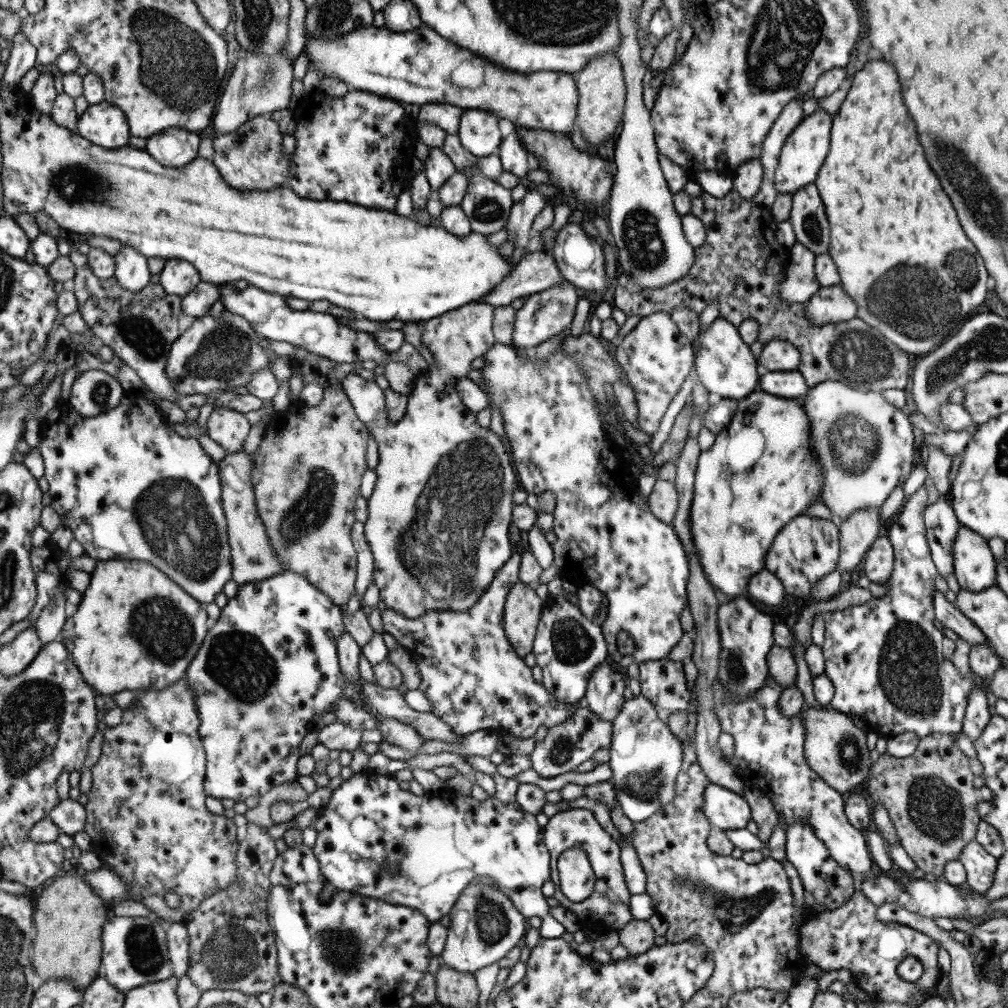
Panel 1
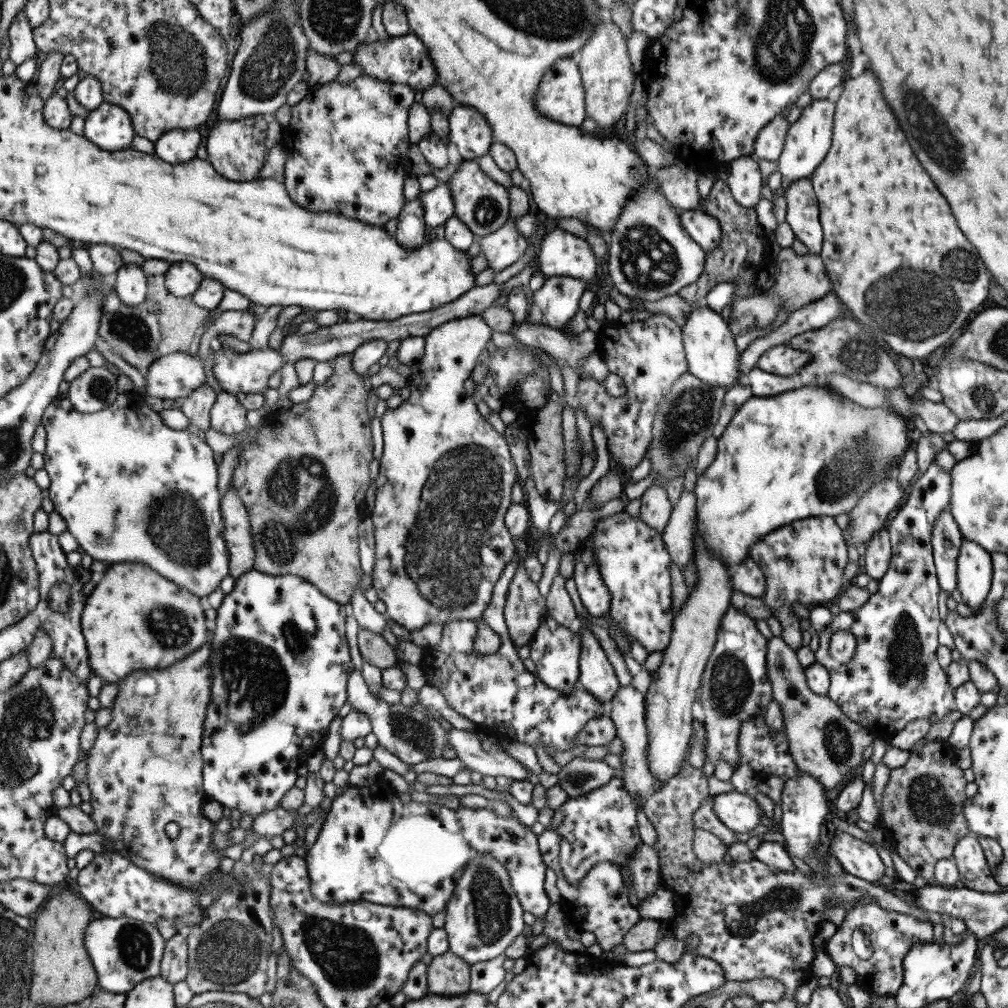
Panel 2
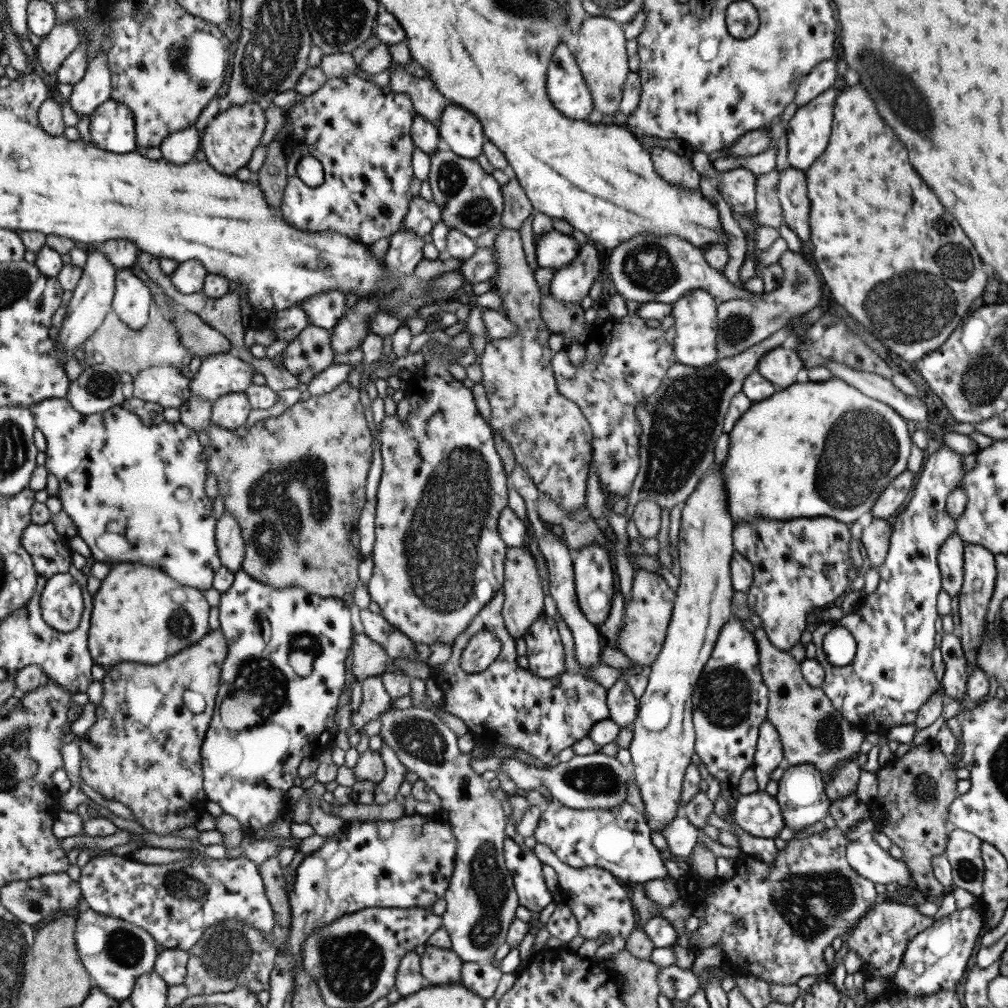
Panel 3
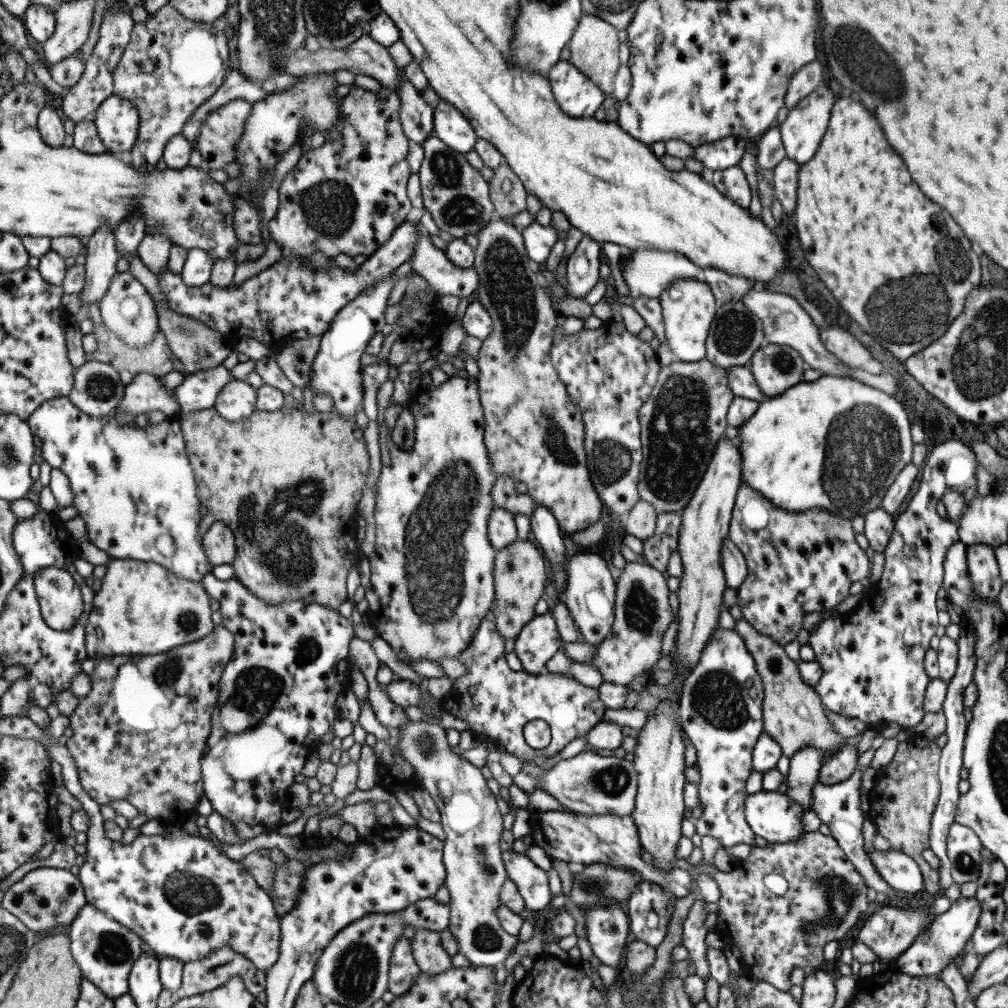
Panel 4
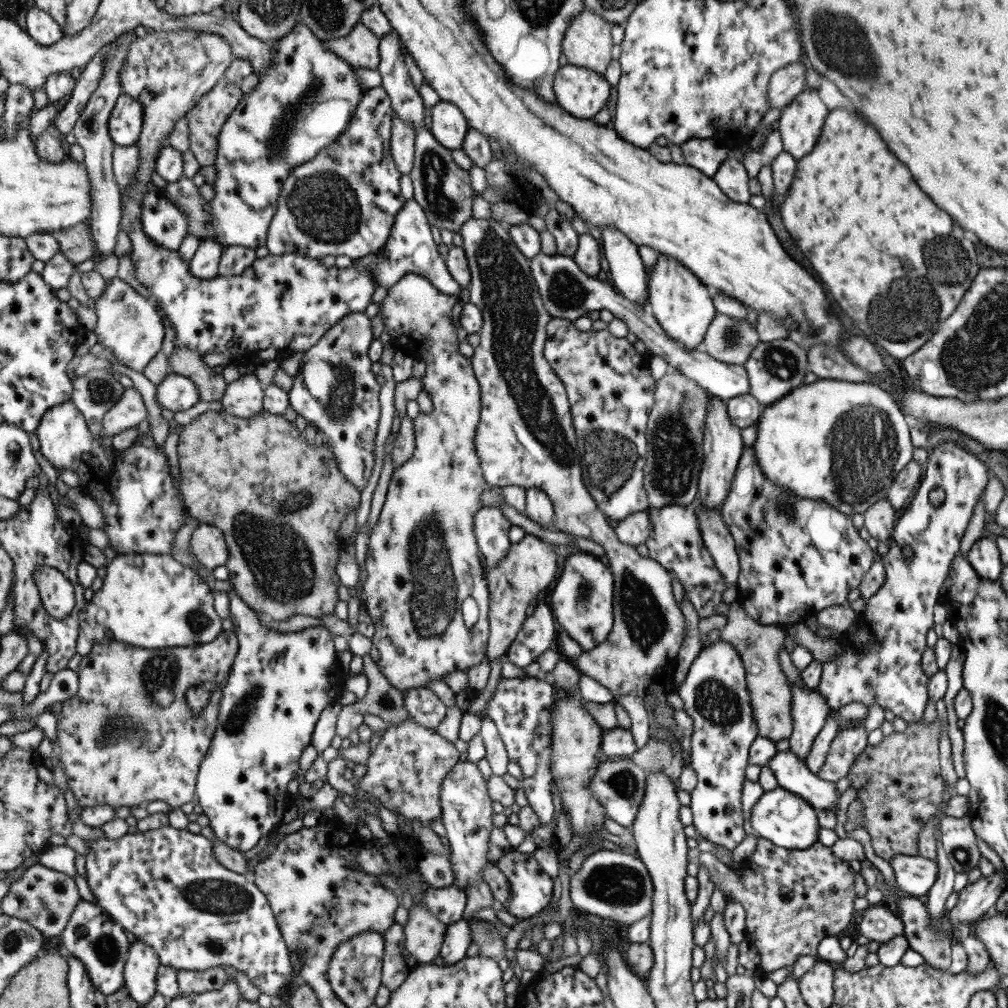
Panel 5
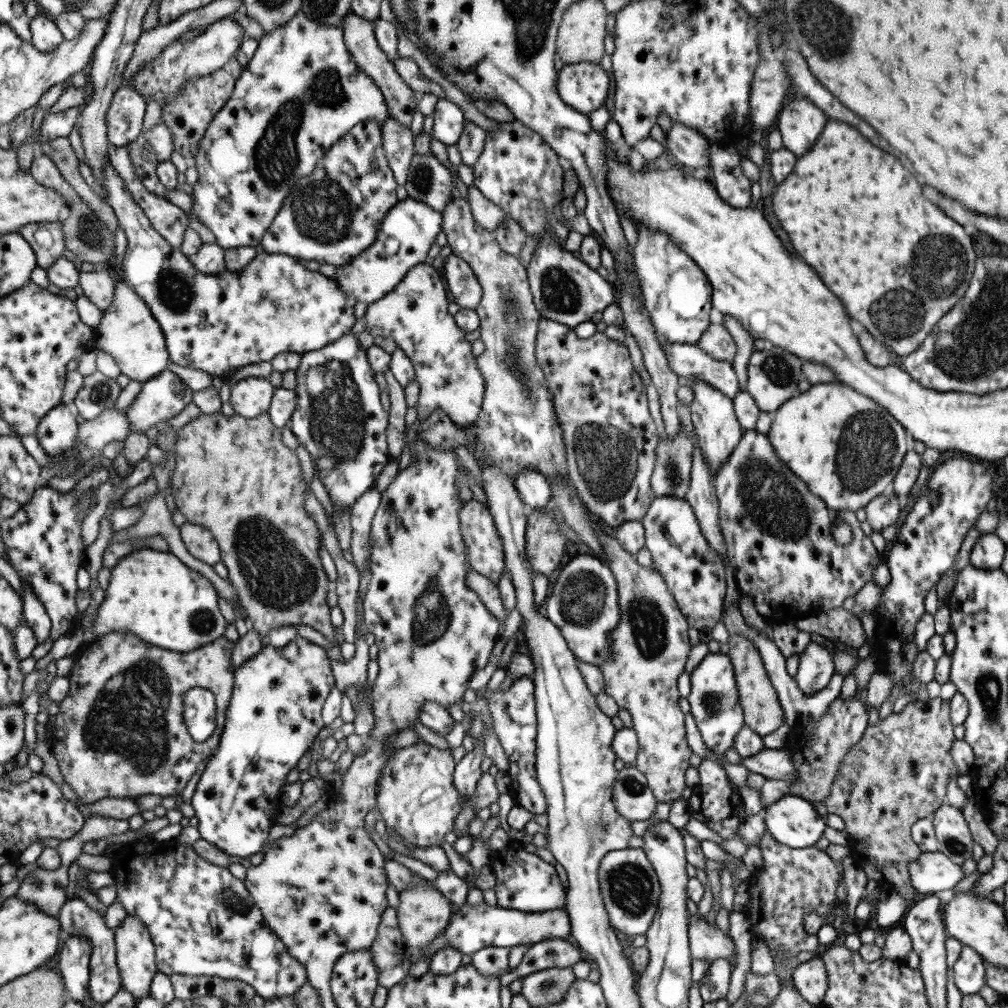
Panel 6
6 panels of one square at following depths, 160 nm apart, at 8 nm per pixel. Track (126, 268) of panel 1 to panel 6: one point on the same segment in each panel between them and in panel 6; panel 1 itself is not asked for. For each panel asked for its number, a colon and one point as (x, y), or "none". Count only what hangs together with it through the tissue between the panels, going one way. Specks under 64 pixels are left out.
2: (131, 285)
3: (133, 297)
4: (128, 309)
5: (130, 325)
6: (129, 332)

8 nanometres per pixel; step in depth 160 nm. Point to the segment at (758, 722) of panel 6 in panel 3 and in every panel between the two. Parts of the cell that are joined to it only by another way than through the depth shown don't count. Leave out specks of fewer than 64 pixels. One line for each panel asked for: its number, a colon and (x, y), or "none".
3: (810, 730)
4: (792, 715)
5: (757, 645)

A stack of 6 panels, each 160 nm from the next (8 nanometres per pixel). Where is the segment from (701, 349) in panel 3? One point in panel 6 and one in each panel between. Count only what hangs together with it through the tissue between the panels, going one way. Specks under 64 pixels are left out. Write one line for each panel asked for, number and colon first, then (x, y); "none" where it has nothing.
4: (687, 305)
5: (680, 303)
6: (675, 293)

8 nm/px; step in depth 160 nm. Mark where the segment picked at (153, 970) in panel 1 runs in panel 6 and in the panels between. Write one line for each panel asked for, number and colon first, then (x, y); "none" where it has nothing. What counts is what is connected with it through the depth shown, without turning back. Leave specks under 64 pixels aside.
2: (125, 951)
3: (116, 953)
4: (106, 951)
5: (92, 936)
6: (77, 918)

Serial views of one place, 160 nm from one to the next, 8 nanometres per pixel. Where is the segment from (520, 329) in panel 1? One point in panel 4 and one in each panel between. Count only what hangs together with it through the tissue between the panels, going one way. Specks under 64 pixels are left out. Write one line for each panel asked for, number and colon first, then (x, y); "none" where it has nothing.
2: (554, 304)
3: (570, 283)
4: (582, 264)

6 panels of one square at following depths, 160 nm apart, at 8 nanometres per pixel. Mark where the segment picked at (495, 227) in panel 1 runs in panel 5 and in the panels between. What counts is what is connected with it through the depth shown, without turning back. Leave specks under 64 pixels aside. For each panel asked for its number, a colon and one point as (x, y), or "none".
2: (480, 204)
3: (470, 200)
4: (455, 195)
5: (441, 188)

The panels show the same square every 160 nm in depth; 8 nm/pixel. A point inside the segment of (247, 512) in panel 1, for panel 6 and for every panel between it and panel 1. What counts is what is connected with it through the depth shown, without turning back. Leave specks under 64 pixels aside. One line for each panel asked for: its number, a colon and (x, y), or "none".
2: (241, 554)
3: (230, 544)
4: (219, 542)
5: (207, 542)
6: (200, 542)

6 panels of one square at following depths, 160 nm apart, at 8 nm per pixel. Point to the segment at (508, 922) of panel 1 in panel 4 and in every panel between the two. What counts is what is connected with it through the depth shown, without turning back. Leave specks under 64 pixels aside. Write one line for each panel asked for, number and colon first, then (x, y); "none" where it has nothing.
2: (482, 917)
3: (480, 899)
4: (474, 873)

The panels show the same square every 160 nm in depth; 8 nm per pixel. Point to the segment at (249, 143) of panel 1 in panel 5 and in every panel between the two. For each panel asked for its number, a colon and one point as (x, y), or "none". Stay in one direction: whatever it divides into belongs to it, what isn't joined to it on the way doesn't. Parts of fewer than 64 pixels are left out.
2: (235, 148)
3: (228, 139)
4: (224, 126)
5: (205, 119)

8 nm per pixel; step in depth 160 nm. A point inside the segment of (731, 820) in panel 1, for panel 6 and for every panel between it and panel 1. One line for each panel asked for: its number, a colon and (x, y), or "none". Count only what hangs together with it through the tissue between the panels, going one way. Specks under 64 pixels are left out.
2: (739, 812)
3: (758, 813)
4: (772, 815)
5: (778, 816)
6: (791, 820)

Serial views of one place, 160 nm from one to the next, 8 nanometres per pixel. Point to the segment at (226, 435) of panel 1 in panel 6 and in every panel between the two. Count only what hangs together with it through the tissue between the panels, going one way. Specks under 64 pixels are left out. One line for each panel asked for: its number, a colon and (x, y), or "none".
2: (227, 416)
3: (229, 411)
4: (236, 401)
5: (244, 397)
6: (250, 397)

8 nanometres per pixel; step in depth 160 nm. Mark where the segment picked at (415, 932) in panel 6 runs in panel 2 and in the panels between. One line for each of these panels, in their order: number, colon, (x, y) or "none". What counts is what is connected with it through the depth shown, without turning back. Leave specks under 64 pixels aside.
2: (446, 975)
3: (438, 966)
4: (429, 956)
5: (423, 934)

